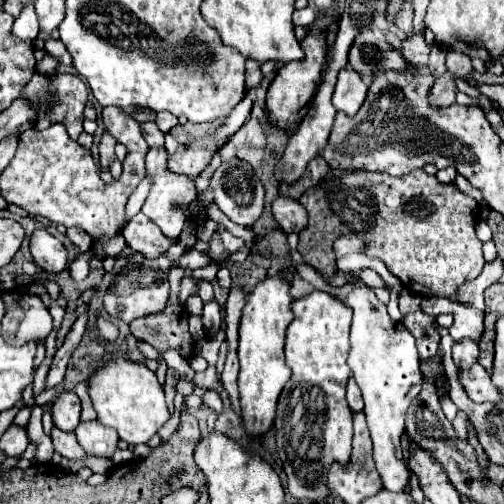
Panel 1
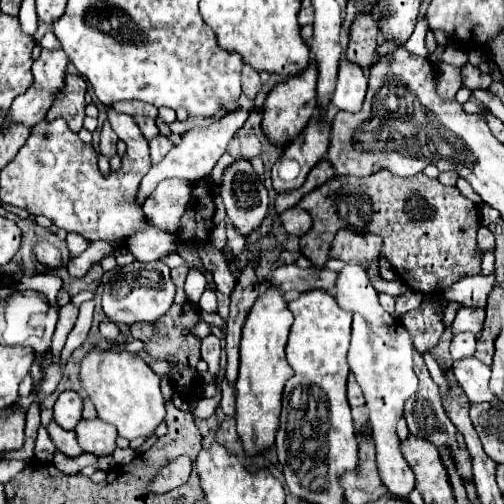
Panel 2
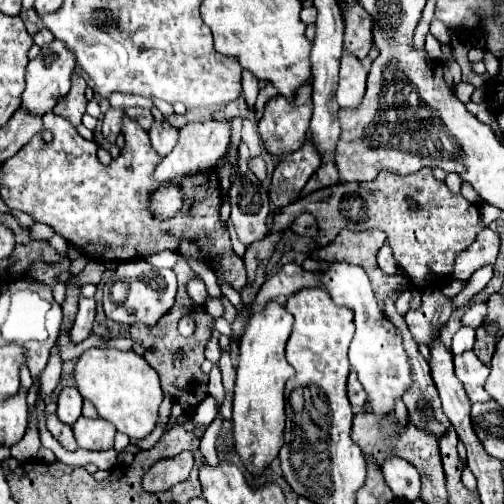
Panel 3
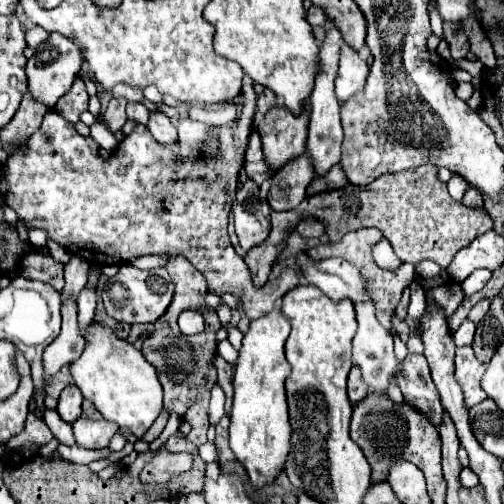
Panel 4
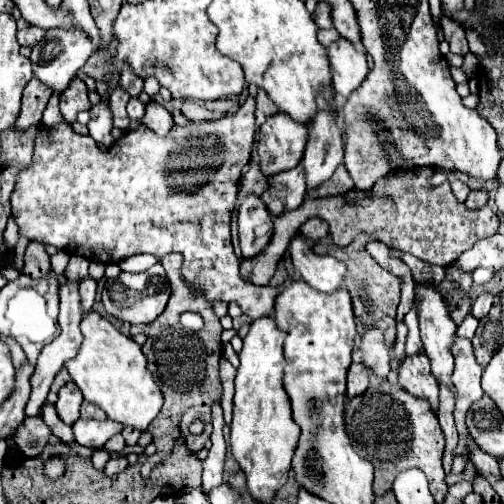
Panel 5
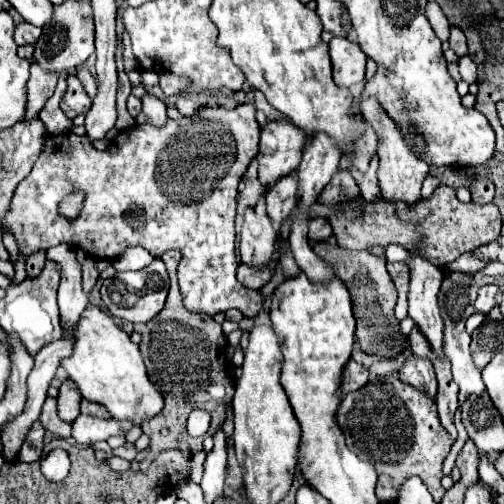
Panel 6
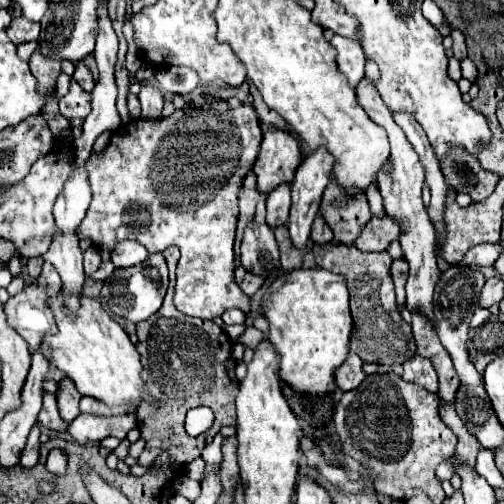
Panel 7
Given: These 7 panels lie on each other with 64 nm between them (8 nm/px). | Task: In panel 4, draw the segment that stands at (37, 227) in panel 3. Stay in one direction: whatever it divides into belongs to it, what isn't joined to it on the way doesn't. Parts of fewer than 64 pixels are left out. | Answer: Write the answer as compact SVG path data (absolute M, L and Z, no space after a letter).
M31 228L28 229L28 241L39 247L47 247L48 233L44 229Z

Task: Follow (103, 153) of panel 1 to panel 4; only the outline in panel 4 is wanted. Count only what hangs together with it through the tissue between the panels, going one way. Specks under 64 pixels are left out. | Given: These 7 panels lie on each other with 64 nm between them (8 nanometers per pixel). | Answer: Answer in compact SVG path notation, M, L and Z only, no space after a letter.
M110 100L106 112L102 114L104 124L108 126L108 130L112 134L116 134L124 126L124 122L126 122L126 112L124 110L126 110L126 100Z

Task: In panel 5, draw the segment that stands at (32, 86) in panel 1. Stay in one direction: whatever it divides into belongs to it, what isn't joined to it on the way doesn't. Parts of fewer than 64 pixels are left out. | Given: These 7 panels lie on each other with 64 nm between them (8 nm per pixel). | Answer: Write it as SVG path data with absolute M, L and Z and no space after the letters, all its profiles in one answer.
M74 78L72 84L60 96L60 112L64 120L72 124L76 120L76 114L82 110L90 110L88 88L80 78Z

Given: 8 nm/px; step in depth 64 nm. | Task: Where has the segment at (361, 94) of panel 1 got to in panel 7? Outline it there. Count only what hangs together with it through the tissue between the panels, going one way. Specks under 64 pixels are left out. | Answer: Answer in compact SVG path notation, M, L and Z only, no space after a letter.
M334 36L330 40L330 44L336 48L336 64L338 70L346 76L348 84L352 88L356 88L356 84L364 78L364 64L366 64L366 56L362 52L362 46L358 44L358 40L352 38L342 38L342 36Z

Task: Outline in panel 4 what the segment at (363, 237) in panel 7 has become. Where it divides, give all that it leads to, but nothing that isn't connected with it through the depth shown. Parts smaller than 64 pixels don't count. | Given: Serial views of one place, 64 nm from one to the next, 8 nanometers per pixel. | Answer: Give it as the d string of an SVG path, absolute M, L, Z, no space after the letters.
M424 164L406 172L382 174L376 182L364 188L356 184L346 184L344 188L332 192L320 192L308 196L292 210L272 212L270 236L264 240L264 244L250 248L244 256L254 286L266 284L274 258L280 254L288 234L296 228L296 224L304 216L318 218L324 224L330 242L340 240L346 232L374 226L382 230L384 238L390 240L396 256L402 262L418 266L422 260L432 260L440 268L448 268L458 250L466 248L476 236L492 230L492 218L484 208L468 208L460 200L454 200L448 194L446 184L438 180L436 172L438 172L436 166Z

